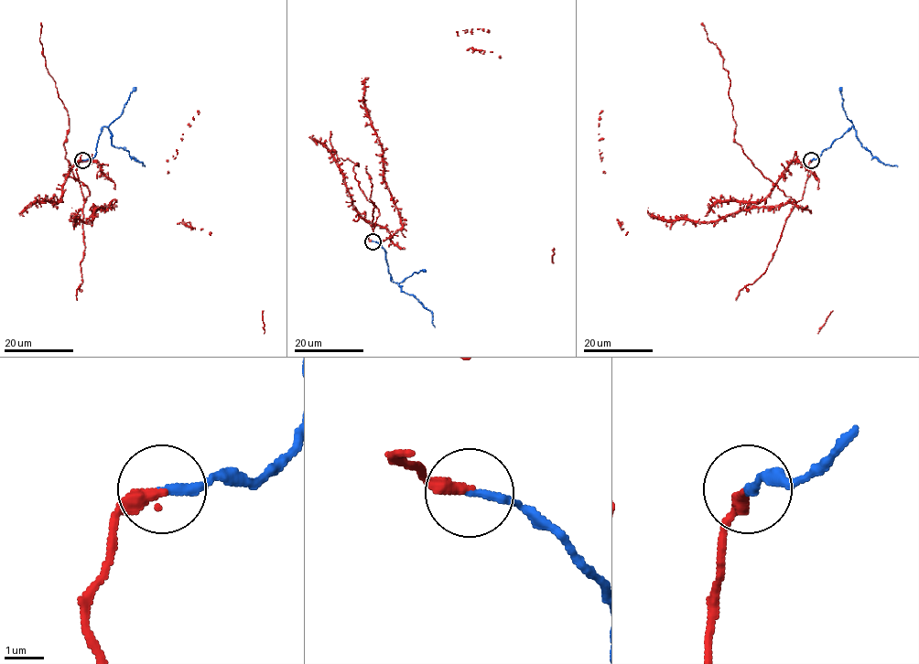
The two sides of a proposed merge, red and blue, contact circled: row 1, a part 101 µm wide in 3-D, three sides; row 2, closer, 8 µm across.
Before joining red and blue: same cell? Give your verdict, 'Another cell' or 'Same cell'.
Same cell

